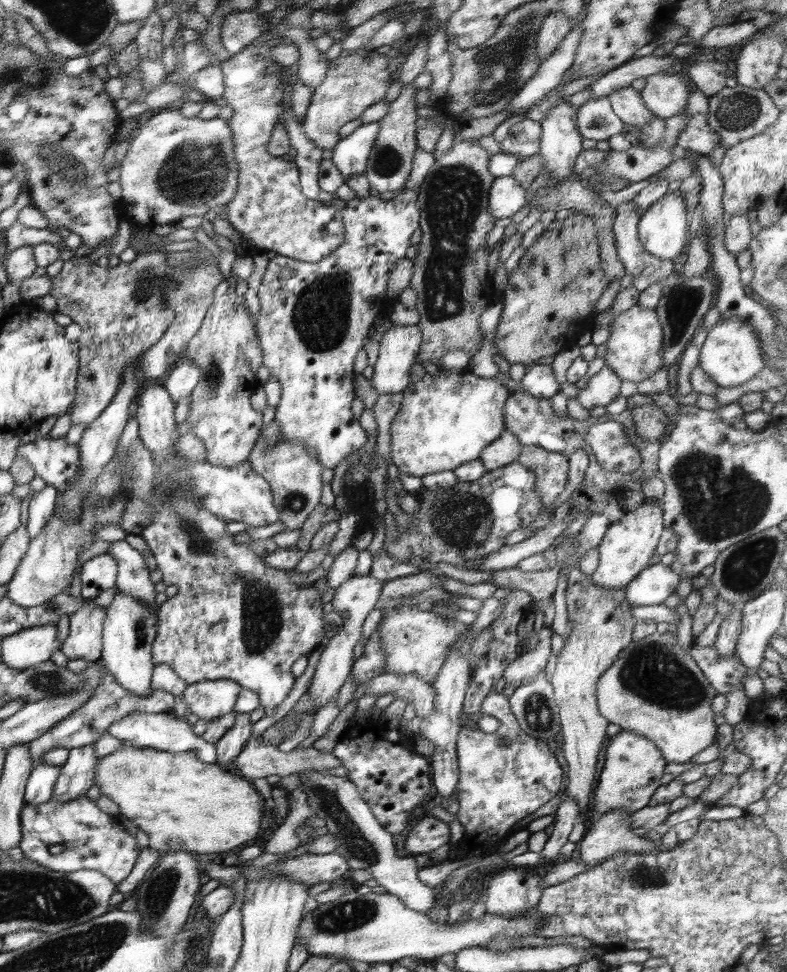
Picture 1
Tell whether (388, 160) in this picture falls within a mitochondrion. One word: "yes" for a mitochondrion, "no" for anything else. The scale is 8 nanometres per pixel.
yes

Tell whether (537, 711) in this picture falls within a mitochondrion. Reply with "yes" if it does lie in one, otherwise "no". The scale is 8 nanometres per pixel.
yes

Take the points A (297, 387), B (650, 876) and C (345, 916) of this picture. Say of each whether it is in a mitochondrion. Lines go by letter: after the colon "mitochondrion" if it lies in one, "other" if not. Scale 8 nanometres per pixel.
A: other
B: mitochondrion
C: mitochondrion

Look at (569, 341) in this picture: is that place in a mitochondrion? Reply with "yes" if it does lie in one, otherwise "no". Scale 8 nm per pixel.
no

